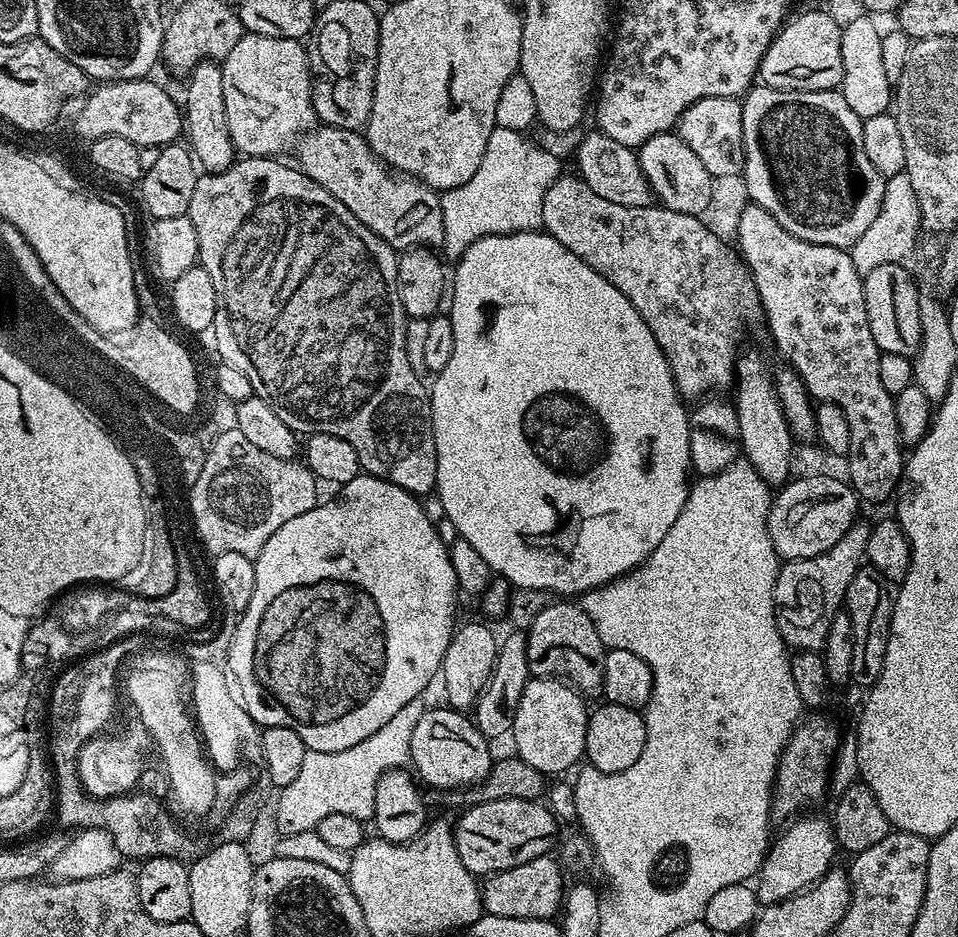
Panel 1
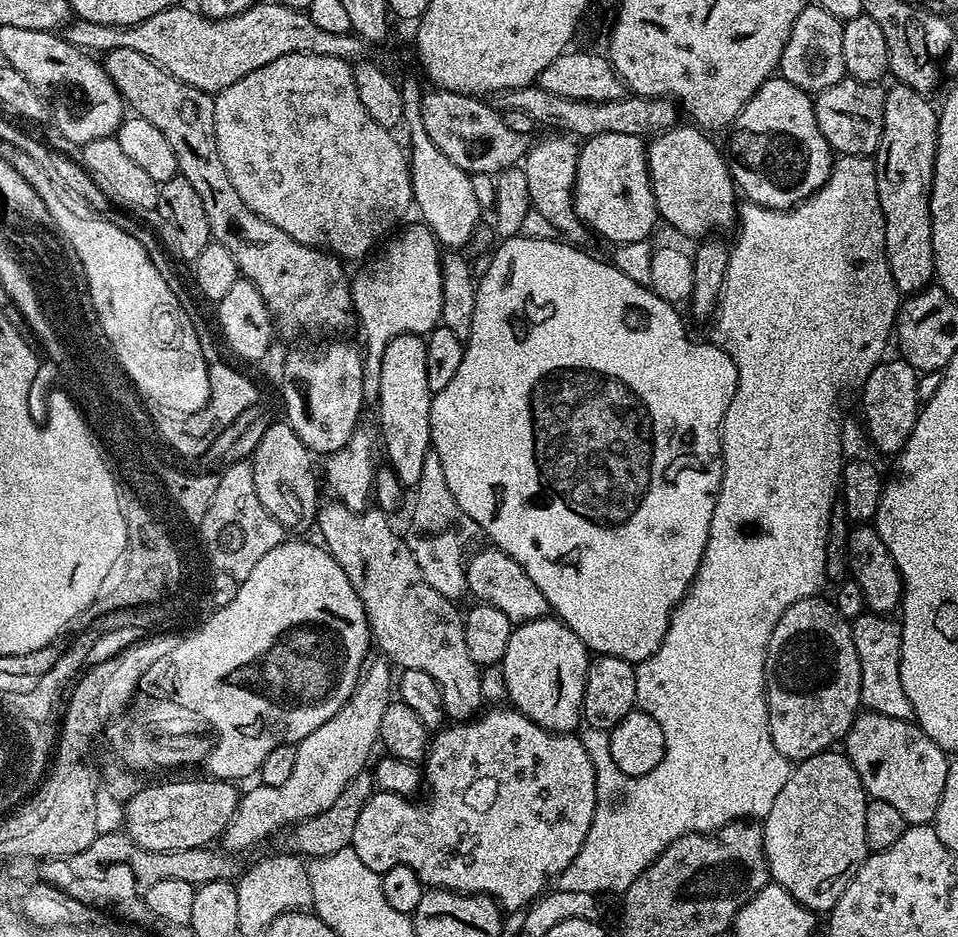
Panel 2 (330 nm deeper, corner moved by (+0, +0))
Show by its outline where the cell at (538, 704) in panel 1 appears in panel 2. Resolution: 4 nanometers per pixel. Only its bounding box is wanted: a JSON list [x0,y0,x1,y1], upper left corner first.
[502,618,590,734]

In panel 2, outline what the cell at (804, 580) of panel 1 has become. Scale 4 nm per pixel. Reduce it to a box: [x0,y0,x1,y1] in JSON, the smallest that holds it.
[764,594,862,762]

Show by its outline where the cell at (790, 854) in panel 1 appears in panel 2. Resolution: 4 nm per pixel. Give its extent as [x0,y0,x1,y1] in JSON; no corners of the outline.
[763,750,869,912]

